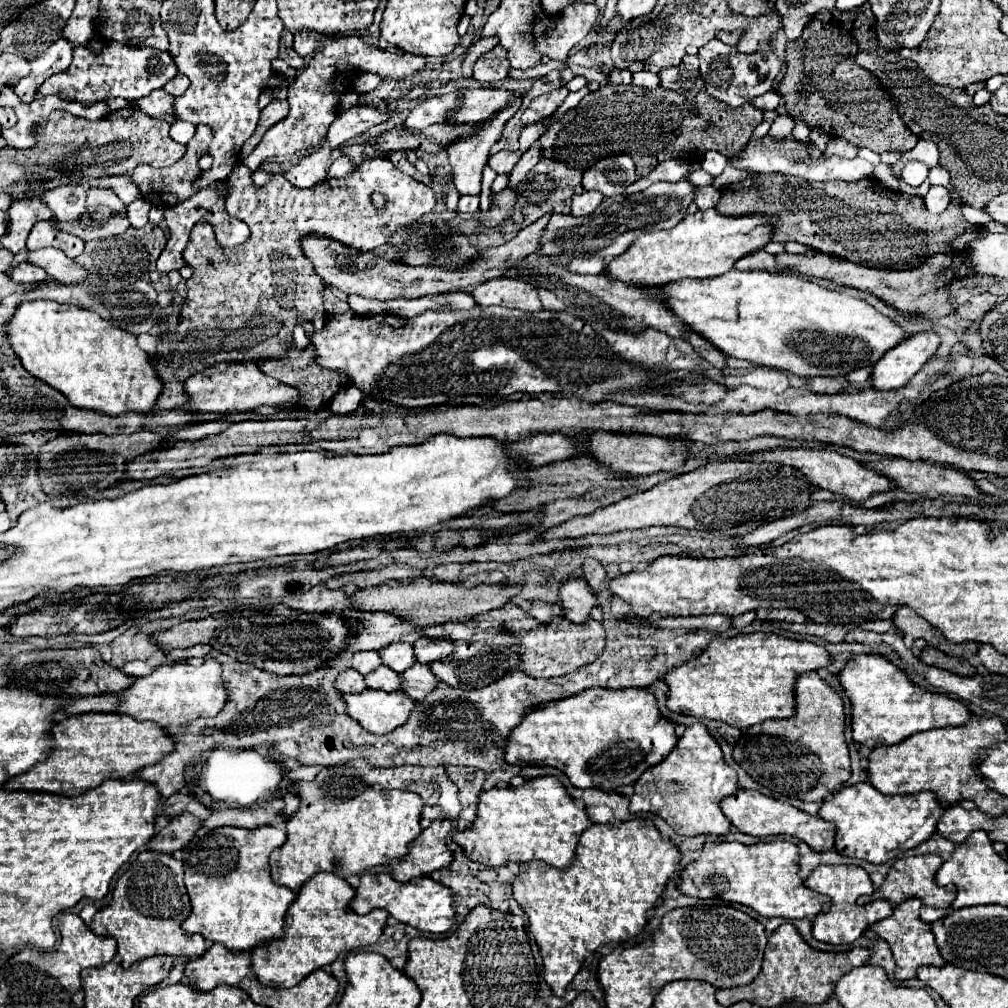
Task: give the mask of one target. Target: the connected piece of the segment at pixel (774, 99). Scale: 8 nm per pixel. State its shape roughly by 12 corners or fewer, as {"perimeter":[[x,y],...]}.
{"perimeter":[[775,91],[755,97],[753,105],[761,111],[777,109]]}

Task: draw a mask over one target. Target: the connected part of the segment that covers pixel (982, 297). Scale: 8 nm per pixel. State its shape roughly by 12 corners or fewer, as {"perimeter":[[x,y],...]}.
{"perimeter":[[989,292],[973,295],[957,315],[967,321],[981,319],[995,307],[995,295]]}

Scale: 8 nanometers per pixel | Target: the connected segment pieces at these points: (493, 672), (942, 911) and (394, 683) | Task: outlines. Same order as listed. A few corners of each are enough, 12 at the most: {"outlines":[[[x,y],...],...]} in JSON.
{"outlines":[[[459,643],[429,669],[459,689],[481,689],[515,671],[511,647]],[[939,855],[893,863],[879,899],[893,905],[917,897],[921,921],[945,917],[955,889],[939,887]],[[385,665],[367,673],[369,689],[401,689],[401,675]]]}

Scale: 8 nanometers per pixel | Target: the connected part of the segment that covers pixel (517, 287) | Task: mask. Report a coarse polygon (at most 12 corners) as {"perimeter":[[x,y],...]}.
{"perimeter":[[491,279],[471,293],[479,305],[539,311],[537,289],[519,279]]}

